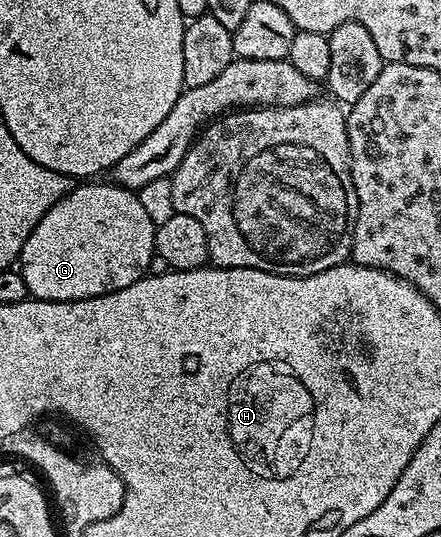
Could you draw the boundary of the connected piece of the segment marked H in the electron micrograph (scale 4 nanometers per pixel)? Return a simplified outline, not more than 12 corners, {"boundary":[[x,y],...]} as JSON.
{"boundary":[[289,359],[225,383],[225,439],[253,479],[313,459],[317,407]]}

